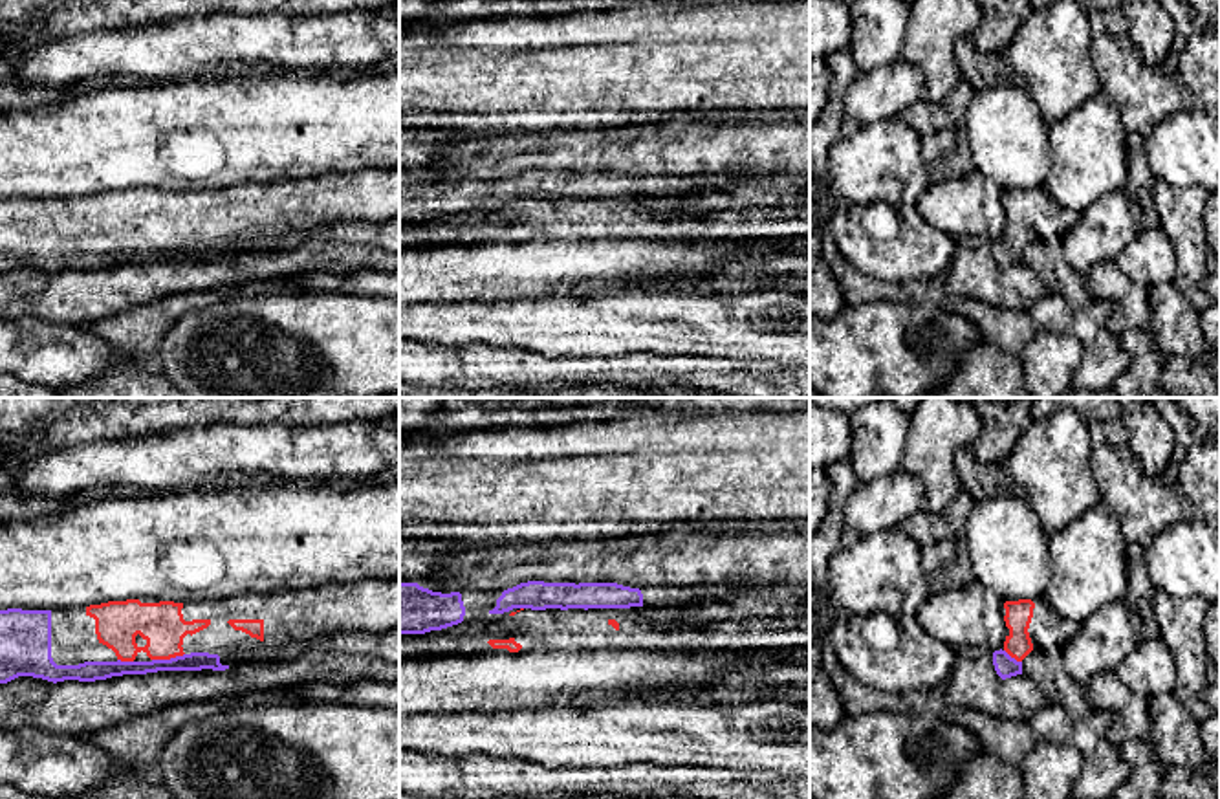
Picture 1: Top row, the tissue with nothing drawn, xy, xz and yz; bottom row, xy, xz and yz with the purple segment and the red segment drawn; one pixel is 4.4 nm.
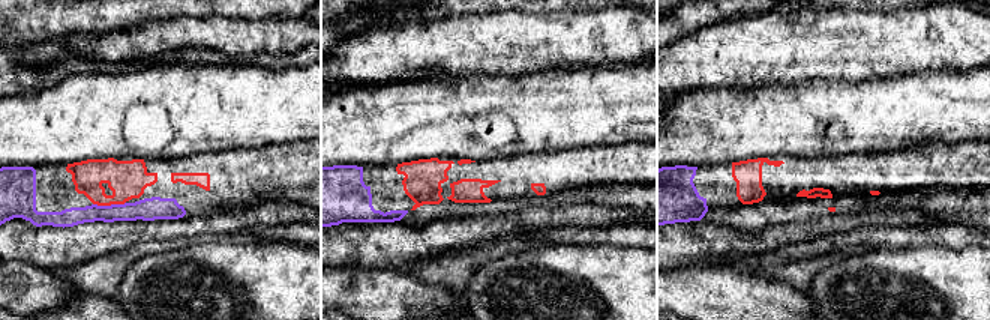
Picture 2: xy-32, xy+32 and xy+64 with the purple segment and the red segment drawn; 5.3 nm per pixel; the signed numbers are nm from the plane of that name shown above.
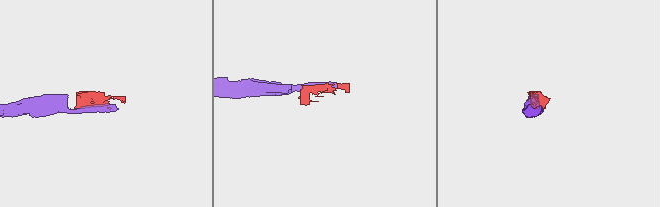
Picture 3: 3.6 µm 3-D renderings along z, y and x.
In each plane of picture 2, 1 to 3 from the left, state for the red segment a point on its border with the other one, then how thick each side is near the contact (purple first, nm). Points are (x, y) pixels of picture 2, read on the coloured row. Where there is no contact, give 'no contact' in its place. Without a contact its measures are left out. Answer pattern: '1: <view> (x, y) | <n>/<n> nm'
1: xy-32 (108, 206) | 130/200 nm
2: no contact
3: no contact

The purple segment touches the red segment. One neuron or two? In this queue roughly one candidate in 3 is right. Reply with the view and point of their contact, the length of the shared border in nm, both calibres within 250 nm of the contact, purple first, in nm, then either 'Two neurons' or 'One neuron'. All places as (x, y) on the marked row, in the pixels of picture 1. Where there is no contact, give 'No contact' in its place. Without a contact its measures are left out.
Touches purple at xy (167, 660). Shared border 150 nm. Thickness 80 nm (purple) against 190 nm. One neuron

